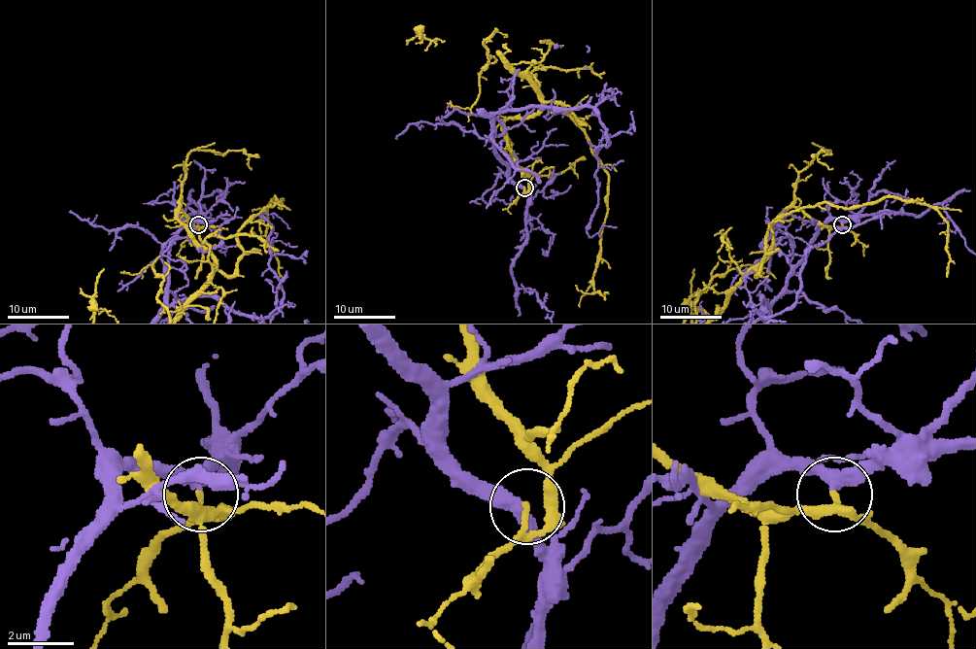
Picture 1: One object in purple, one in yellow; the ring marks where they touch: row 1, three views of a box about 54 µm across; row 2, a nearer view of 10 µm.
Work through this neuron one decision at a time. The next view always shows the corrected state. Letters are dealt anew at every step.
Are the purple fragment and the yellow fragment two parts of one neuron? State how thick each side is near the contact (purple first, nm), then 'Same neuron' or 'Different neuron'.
Thickness 360 nm (purple) against 160 nm. Different neuron

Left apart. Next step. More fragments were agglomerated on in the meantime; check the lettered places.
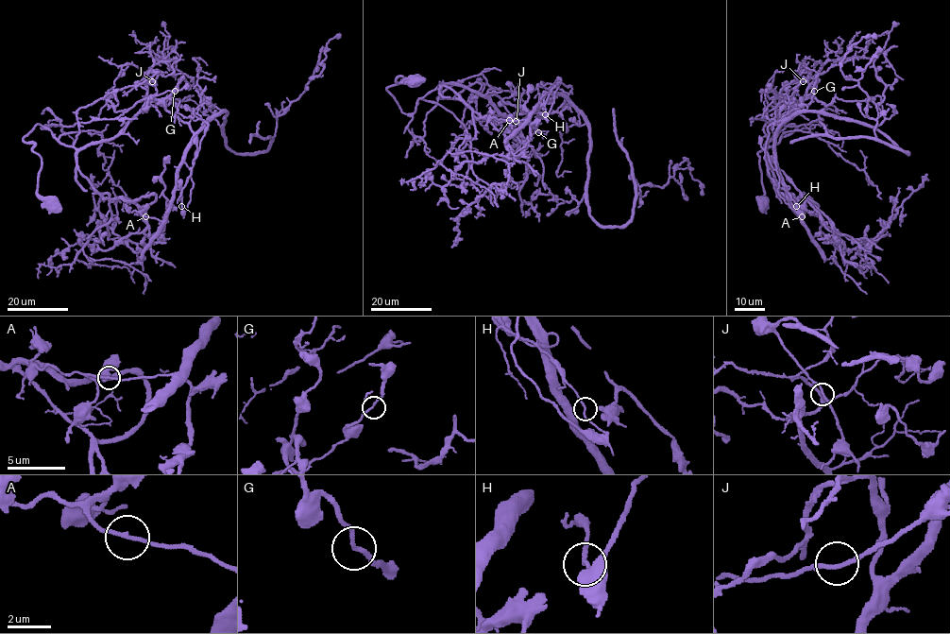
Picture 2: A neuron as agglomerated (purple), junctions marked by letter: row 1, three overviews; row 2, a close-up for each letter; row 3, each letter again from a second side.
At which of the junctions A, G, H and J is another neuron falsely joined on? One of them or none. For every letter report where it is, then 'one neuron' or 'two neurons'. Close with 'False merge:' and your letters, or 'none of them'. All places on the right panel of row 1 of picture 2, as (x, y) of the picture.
A: place (802, 216); one neuron
G: place (814, 91); one neuron
H: place (796, 206); two neurons
J: place (803, 81); one neuron
False merge: H

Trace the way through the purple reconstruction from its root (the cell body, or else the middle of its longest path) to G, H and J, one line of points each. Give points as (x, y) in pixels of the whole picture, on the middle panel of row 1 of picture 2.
G: (412, 83), (398, 76), (386, 88), (406, 113), (440, 85), (456, 84), (507, 115), (527, 110), (538, 132)
H: (412, 83), (398, 76), (386, 88), (406, 113), (456, 84), (507, 115), (557, 94), (546, 114)
J: (412, 83), (398, 76), (386, 88), (406, 113), (440, 85), (456, 84), (517, 114), (508, 102), (516, 121)

